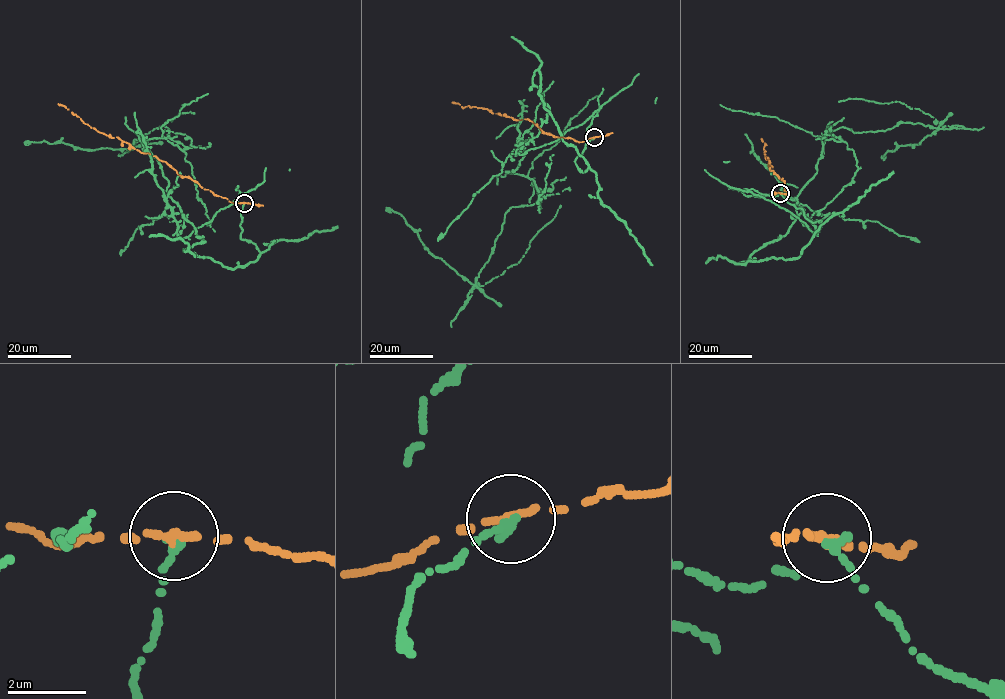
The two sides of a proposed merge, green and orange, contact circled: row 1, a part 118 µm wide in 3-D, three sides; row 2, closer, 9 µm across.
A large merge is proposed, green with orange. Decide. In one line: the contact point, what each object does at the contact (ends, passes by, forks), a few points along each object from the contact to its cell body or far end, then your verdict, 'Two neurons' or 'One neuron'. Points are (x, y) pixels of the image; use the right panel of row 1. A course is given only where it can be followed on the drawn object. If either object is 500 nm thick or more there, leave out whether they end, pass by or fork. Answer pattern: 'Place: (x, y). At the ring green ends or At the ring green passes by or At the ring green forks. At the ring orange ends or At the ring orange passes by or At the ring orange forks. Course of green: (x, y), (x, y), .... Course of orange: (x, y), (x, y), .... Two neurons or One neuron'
Place: (780, 193). At the ring green ends. At the ring orange passes by. Course of green: (780, 193), (820, 229), (799, 257), (734, 263), (787, 232), (821, 136), (939, 126), (899, 101), (838, 101). Course of orange: (780, 193), (787, 193), (785, 185), (769, 167), (772, 167), (768, 157), (764, 157), (766, 145), (761, 138). Two neurons

